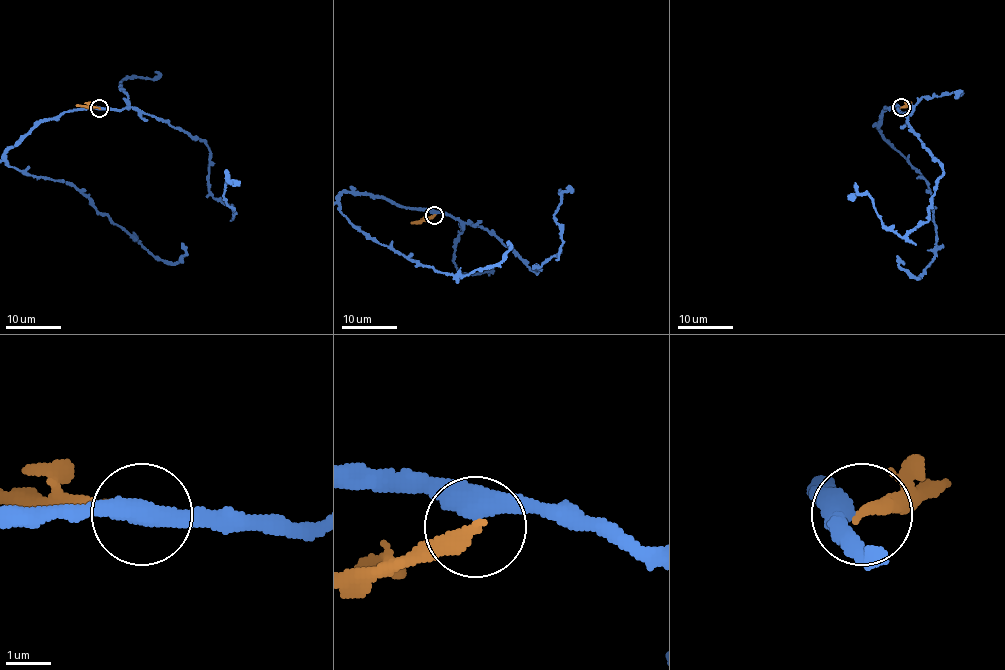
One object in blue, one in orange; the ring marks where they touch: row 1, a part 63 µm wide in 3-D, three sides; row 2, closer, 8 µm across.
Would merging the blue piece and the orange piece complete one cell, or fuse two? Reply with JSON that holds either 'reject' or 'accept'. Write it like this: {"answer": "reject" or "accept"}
{"answer": "reject"}

